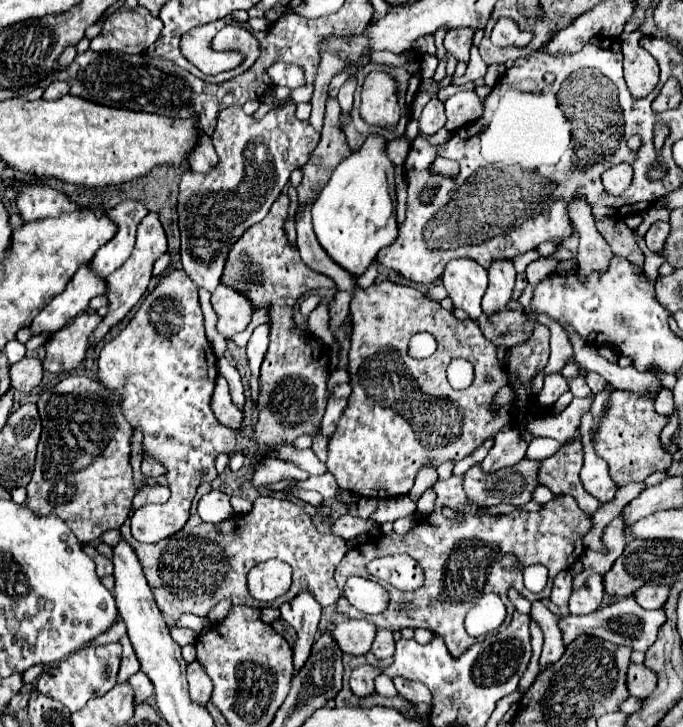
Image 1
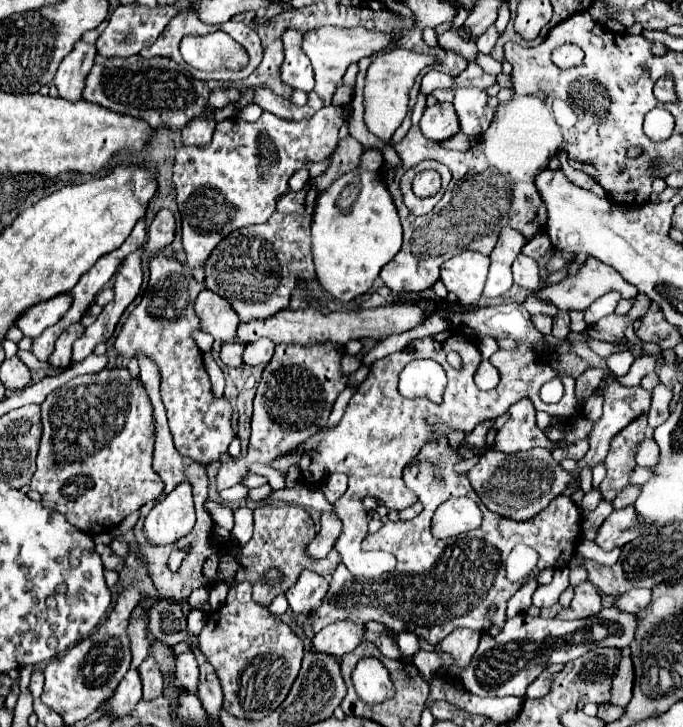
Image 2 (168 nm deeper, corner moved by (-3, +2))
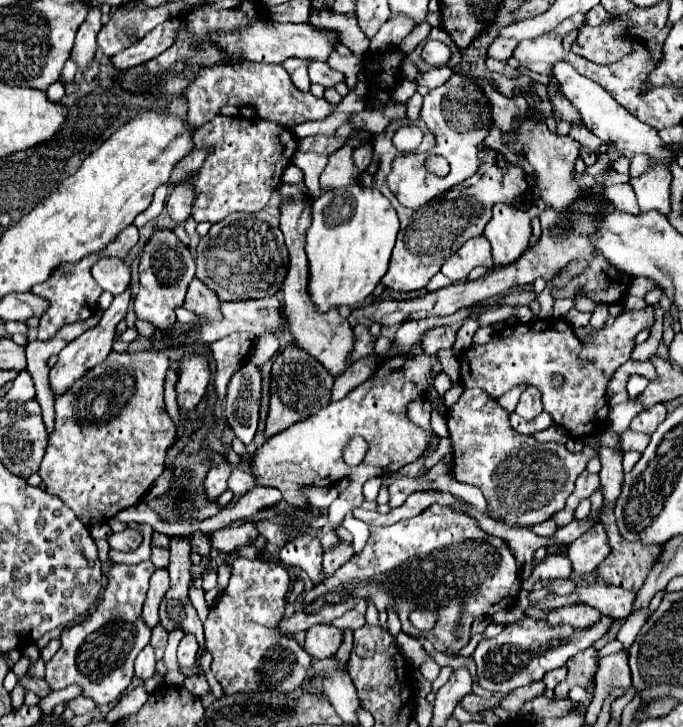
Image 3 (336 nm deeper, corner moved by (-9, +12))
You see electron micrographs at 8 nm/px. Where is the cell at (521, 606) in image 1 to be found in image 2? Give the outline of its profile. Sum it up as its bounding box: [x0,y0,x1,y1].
[532,568,568,608]

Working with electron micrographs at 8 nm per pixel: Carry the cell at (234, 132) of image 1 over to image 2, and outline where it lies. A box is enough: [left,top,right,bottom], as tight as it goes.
[172,110,342,270]

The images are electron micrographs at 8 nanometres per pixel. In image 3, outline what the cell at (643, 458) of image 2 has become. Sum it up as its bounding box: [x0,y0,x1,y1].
[620,430,650,452]

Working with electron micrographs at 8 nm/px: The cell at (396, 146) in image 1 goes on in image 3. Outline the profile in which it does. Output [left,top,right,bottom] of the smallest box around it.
[352,144,372,172]

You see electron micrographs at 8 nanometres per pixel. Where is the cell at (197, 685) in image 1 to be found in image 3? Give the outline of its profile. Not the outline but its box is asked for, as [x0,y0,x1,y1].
[178,632,198,668]

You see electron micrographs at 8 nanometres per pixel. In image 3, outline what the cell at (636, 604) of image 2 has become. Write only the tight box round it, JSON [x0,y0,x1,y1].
[538,584,634,620]

